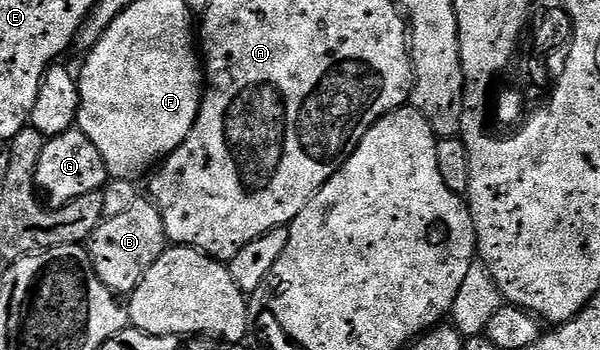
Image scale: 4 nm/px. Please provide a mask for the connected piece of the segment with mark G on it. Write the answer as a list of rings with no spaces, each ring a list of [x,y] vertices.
[[[79,128],[48,139],[39,152],[39,160],[33,173],[35,186],[45,193],[44,201],[53,208],[71,204],[79,200],[79,196],[87,196],[87,192],[101,190],[109,181],[107,164],[103,164],[99,148],[95,148],[95,144],[91,144],[89,137]]]

